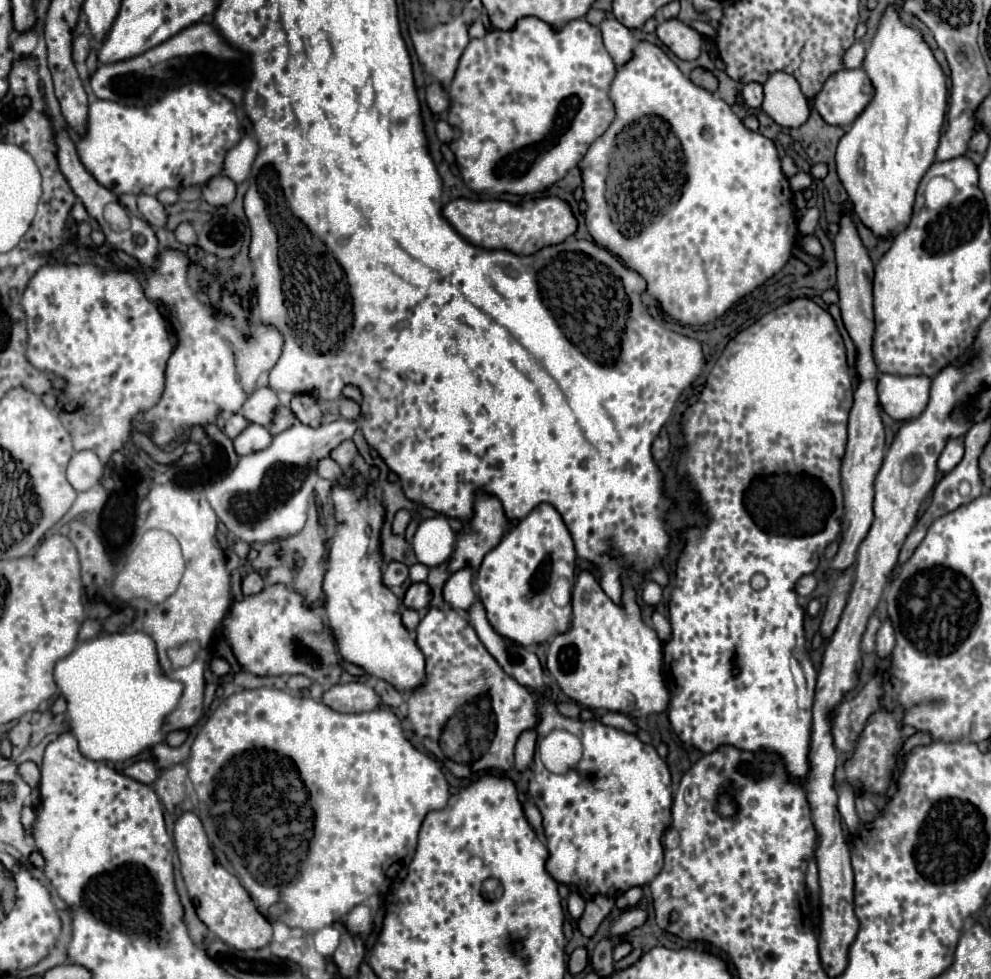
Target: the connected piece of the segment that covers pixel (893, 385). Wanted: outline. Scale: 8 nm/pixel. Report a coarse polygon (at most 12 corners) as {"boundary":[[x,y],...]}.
{"boundary":[[880,374],[882,410],[908,421],[926,409],[930,379]]}

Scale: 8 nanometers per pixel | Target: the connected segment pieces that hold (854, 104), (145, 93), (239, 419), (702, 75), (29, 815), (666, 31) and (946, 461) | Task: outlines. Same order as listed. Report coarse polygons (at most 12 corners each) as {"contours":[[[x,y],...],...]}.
{"contours":[[[866,71],[828,77],[814,107],[828,125],[850,125],[874,99]],[[200,21],[100,65],[98,99],[148,105],[196,83],[242,107],[250,55]],[[234,413],[226,423],[226,435],[238,437],[248,427],[242,413]],[[694,69],[690,81],[712,91],[718,89],[716,77],[706,69]],[[36,809],[22,811],[22,825],[26,835],[32,837],[36,823]],[[678,19],[656,27],[658,39],[684,61],[700,55],[702,37]],[[952,437],[938,459],[942,473],[952,471],[964,455],[964,439]]]}

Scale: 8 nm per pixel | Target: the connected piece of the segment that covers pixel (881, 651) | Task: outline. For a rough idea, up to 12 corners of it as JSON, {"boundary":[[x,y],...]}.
{"boundary":[[890,621],[882,623],[876,635],[878,659],[890,657],[894,631]]}

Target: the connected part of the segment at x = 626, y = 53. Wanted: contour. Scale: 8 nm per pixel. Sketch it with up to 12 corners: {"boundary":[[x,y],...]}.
{"boundary":[[614,17],[600,31],[616,67],[634,57],[636,37]]}

